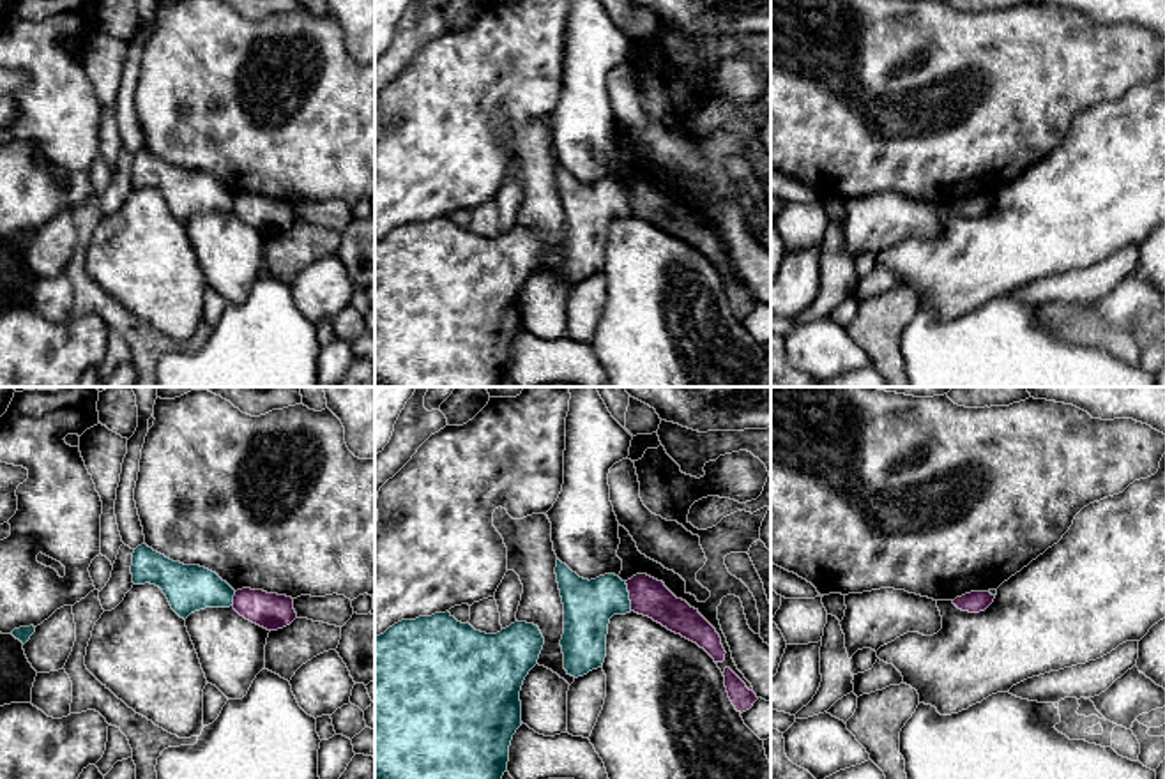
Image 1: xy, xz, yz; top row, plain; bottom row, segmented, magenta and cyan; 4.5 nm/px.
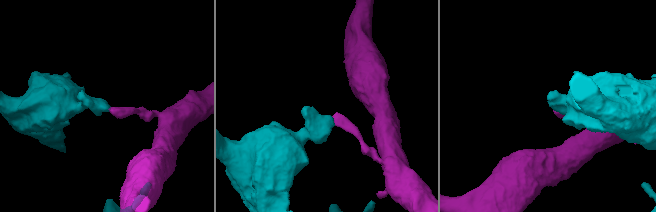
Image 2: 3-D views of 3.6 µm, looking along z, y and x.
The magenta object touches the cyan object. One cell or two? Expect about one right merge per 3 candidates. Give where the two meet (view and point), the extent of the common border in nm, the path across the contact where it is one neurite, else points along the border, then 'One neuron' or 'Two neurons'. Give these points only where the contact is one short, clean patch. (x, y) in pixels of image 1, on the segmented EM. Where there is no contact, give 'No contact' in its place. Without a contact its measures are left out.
Touches magenta at xz (630, 596). Shared border 140 nm. Boundary: xz (624, 582), (631, 610). Two neurons

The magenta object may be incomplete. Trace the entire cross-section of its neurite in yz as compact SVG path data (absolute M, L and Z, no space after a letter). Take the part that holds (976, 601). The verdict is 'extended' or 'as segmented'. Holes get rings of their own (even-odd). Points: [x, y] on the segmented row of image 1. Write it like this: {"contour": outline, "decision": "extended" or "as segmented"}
{"contour": "M971 592L956 597L953 604L962 611L979 613L985 611L994 602L994 599L995 595L992 595L990 592Z", "decision": "as segmented"}

